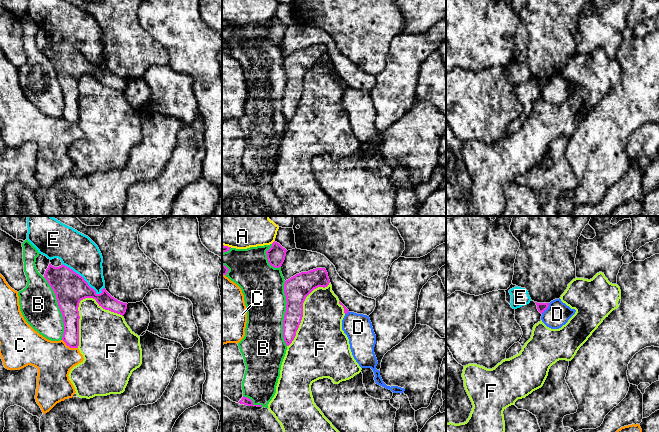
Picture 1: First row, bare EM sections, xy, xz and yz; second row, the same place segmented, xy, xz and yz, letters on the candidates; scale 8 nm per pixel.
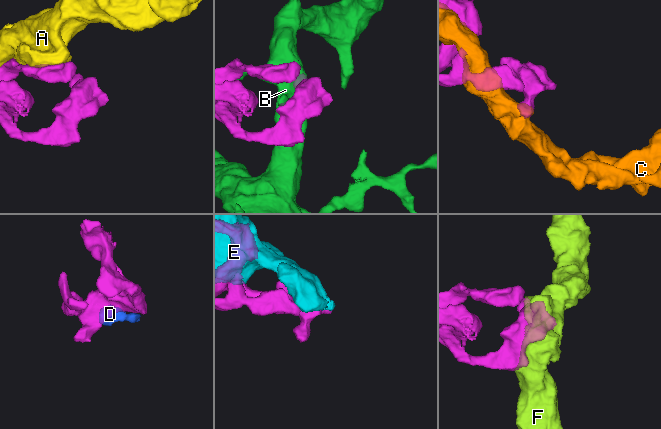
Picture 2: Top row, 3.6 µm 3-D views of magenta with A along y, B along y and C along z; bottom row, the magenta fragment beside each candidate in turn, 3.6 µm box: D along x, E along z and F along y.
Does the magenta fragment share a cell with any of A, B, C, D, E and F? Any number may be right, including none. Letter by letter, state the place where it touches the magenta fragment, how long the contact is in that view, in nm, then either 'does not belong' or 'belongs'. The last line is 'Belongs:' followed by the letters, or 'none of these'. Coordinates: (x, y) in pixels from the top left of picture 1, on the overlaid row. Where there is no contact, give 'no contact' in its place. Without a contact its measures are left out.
A: contact xz (273, 242); length 40 nm; does not belong
B: contact xz (285, 313); length 500 nm; does not belong
C: contact xy (69, 346); length 150 nm; does not belong
D: contact yz (546, 308); length 110 nm; does not belong
E: contact xy (83, 278); length 400 nm; does not belong
F: contact xy (79, 302); length 440 nm; does not belong
Belongs: none of these

